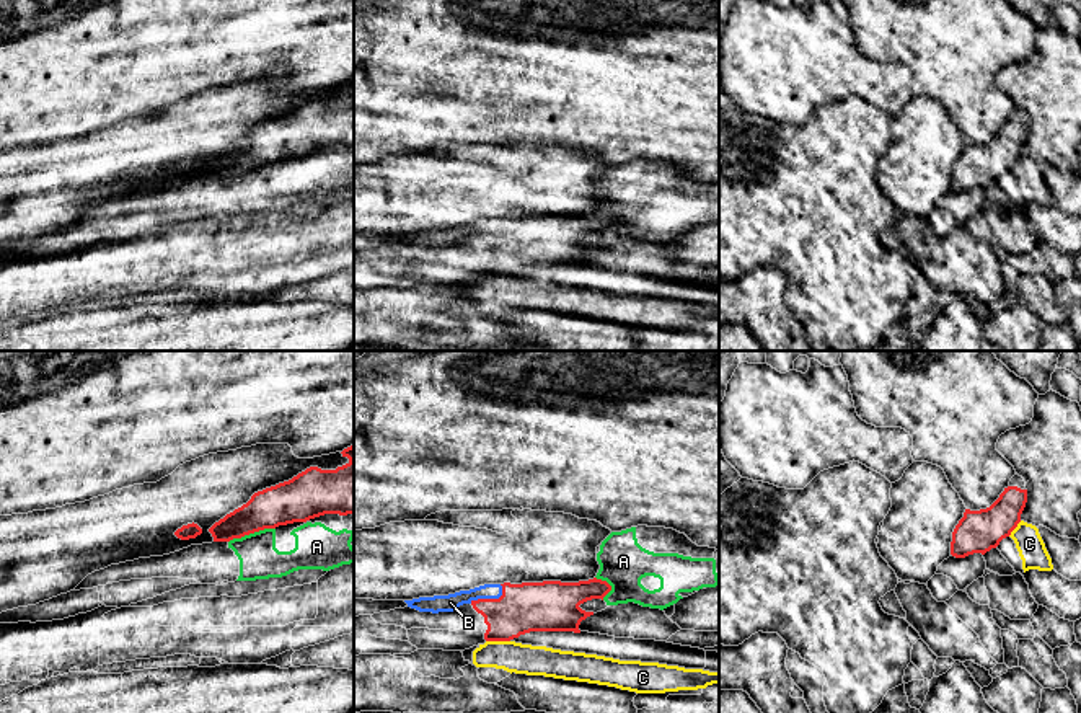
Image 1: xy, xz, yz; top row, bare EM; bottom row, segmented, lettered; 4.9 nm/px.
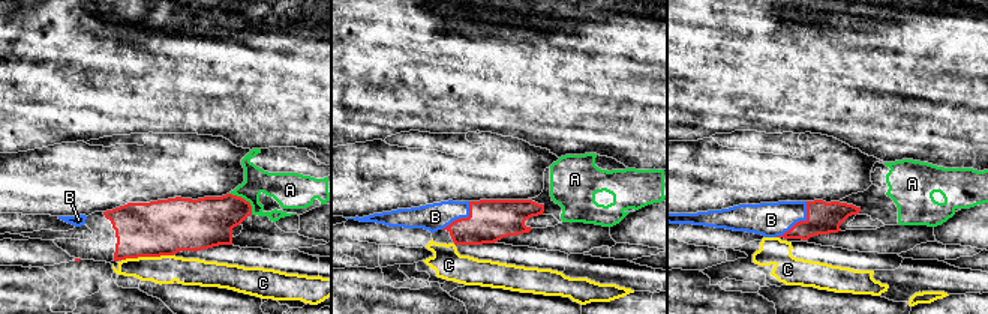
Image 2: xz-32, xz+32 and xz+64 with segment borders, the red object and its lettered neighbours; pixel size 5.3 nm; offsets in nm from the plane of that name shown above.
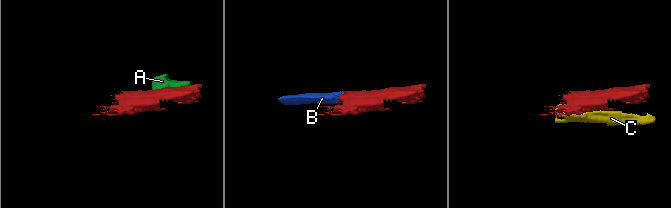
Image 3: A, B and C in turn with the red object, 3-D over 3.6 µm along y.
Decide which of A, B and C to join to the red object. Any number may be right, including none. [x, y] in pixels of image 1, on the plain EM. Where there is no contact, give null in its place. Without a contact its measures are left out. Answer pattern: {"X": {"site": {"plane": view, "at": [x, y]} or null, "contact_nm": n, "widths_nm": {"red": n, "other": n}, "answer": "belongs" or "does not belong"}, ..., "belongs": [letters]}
{"A": {"site": {"plane": "xy", "at": [251, 167]}, "contact_nm": 240, "widths_nm": {"red": 200, "other": 200}, "answer": "does not belong"}, "B": {"site": {"plane": "xz", "at": [489, 234]}, "contact_nm": 190, "widths_nm": {"red": 240, "other": 90}, "answer": "belongs"}, "C": {"site": {"plane": "xz", "at": [498, 274]}, "contact_nm": 120, "widths_nm": {"red": 240, "other": 150}, "answer": "does not belong"}, "belongs": ["B"]}

